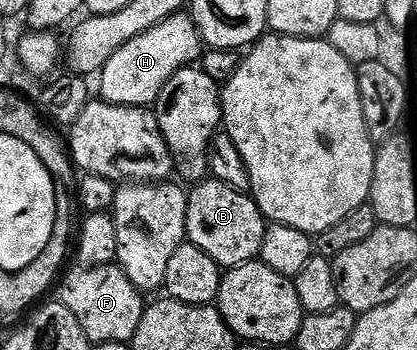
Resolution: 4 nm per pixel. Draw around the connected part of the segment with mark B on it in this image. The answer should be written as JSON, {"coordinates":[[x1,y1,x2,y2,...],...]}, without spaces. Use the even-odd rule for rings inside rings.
{"coordinates":[[204,180,190,187,187,196,187,238,220,268,244,266,263,253,268,221,250,193,235,190,224,182]]}

